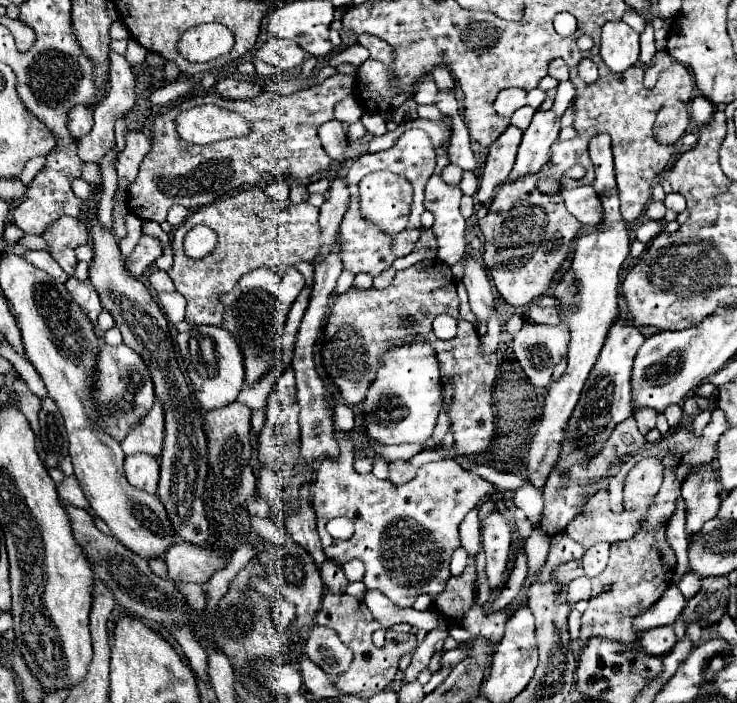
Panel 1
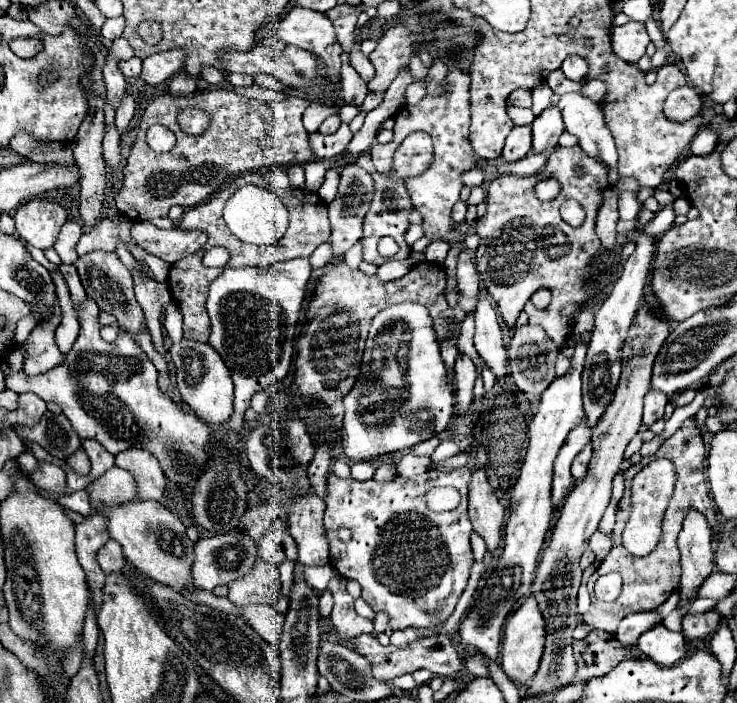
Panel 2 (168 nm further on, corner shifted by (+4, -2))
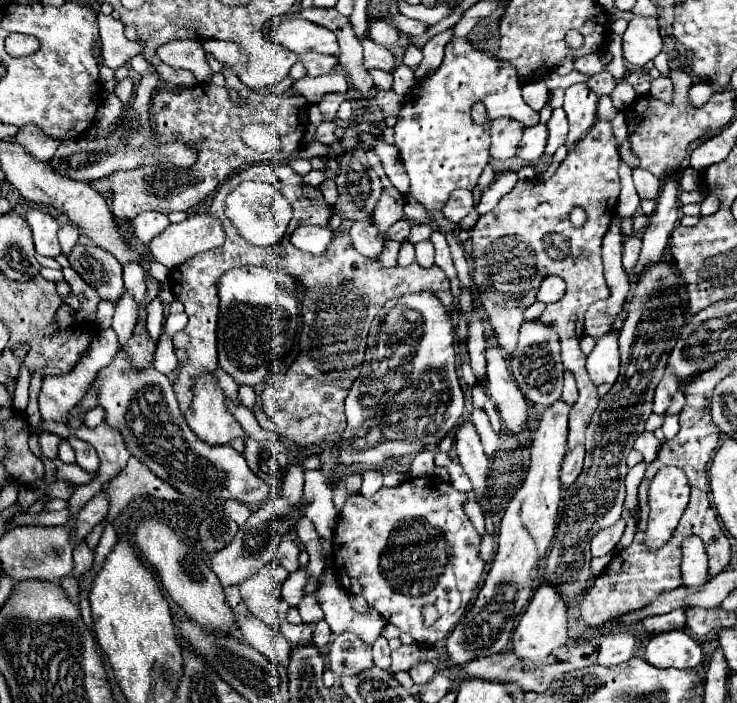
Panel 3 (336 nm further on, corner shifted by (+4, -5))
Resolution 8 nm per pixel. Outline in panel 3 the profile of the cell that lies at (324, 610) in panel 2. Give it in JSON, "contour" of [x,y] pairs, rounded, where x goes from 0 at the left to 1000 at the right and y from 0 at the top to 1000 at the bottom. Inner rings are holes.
{"contour":[[[437,882],[437,885],[429,888],[426,905],[423,905],[423,916],[426,916],[429,922],[437,922],[437,919],[442,919],[442,916],[448,913],[448,905],[450,905],[448,890],[442,890],[442,882]]]}

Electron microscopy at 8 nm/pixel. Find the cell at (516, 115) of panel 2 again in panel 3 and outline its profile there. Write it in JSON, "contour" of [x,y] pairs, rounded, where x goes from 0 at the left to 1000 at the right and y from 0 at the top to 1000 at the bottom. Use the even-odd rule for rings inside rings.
{"contour":[[[613,54],[605,63],[600,94],[559,125],[535,179],[537,211],[559,262],[556,279],[575,296],[600,299],[613,270],[643,270],[662,233],[662,176],[684,165],[711,179],[725,179],[733,168],[706,134],[700,97],[668,77],[640,68],[635,54]],[[646,142],[662,154],[662,174],[657,179],[638,171],[638,154]]]}

